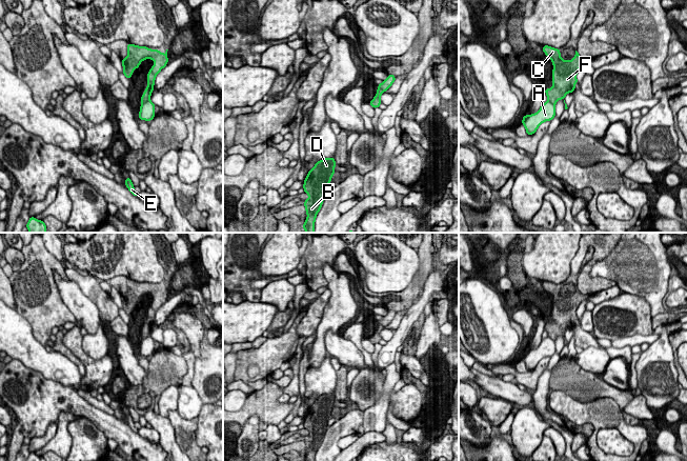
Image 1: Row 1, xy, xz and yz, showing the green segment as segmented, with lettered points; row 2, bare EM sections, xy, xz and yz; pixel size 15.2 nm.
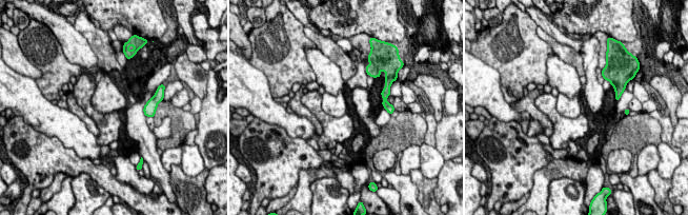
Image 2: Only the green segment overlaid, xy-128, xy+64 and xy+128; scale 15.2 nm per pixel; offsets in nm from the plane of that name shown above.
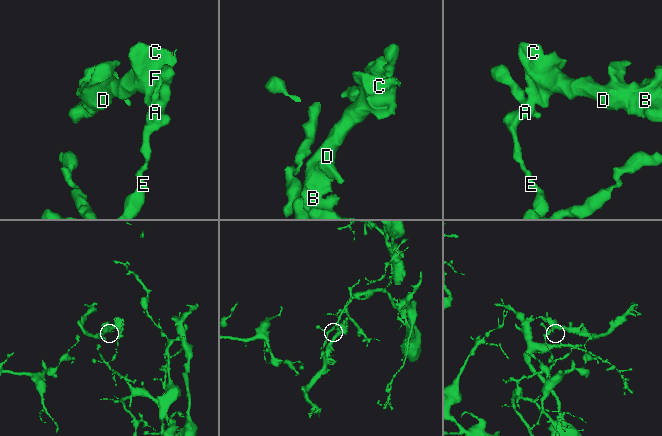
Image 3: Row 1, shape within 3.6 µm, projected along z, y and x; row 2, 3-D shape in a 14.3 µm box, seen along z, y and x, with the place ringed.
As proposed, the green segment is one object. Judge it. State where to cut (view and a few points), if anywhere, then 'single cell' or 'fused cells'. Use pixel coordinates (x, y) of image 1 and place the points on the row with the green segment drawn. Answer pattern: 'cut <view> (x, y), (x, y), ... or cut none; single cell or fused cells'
cut xy (149, 100), (141, 103); fused cells

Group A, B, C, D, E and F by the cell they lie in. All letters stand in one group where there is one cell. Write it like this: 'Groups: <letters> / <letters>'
Groups: A E / B C D F

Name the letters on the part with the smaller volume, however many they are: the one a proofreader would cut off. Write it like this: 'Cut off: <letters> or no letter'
Cut off: B, C, D, F

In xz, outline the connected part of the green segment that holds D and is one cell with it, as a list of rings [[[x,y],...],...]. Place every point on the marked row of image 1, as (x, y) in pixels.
[[[335,157],[325,158],[316,163],[304,180],[304,193],[309,198],[304,201],[307,219],[303,224],[306,233],[315,233],[315,221],[327,194],[327,186],[335,175]]]

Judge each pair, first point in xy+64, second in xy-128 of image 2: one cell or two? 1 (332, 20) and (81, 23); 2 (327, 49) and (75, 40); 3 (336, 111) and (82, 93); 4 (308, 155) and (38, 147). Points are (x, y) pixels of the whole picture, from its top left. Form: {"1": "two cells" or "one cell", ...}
{"1": "two cells", "2": "two cells", "3": "two cells", "4": "one cell"}

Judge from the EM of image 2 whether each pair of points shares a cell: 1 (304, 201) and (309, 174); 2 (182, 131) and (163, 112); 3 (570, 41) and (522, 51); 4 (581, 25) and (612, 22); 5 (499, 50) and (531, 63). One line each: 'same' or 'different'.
1: same
2: same
3: different
4: same
5: same

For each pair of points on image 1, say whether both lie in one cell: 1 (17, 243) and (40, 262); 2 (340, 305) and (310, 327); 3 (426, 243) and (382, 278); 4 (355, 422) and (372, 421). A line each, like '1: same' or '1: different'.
1: different
2: different
3: different
4: different

